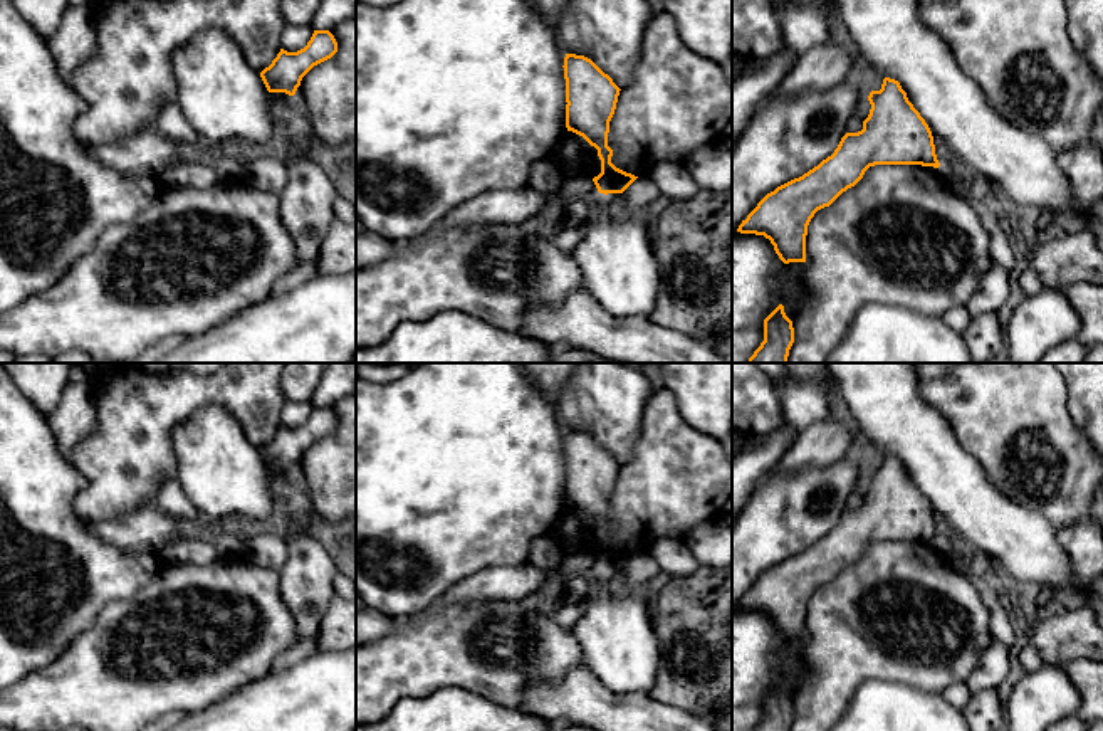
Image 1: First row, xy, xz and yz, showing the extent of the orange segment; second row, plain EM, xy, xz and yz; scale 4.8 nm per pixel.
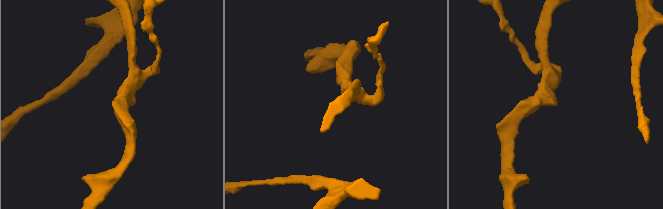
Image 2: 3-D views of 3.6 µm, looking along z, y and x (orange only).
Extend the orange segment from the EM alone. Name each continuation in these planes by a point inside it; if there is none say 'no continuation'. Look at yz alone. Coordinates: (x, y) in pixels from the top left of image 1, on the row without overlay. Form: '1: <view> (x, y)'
no continuation

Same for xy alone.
no continuation

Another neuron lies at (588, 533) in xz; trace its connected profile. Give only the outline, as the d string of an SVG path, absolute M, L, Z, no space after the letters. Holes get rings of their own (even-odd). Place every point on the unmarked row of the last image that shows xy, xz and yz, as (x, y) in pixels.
M567 507L566 513L569 513L578 524L576 536L581 539L584 551L589 555L598 553L601 550L601 536L598 533L598 526L591 523L583 513L572 507Z

